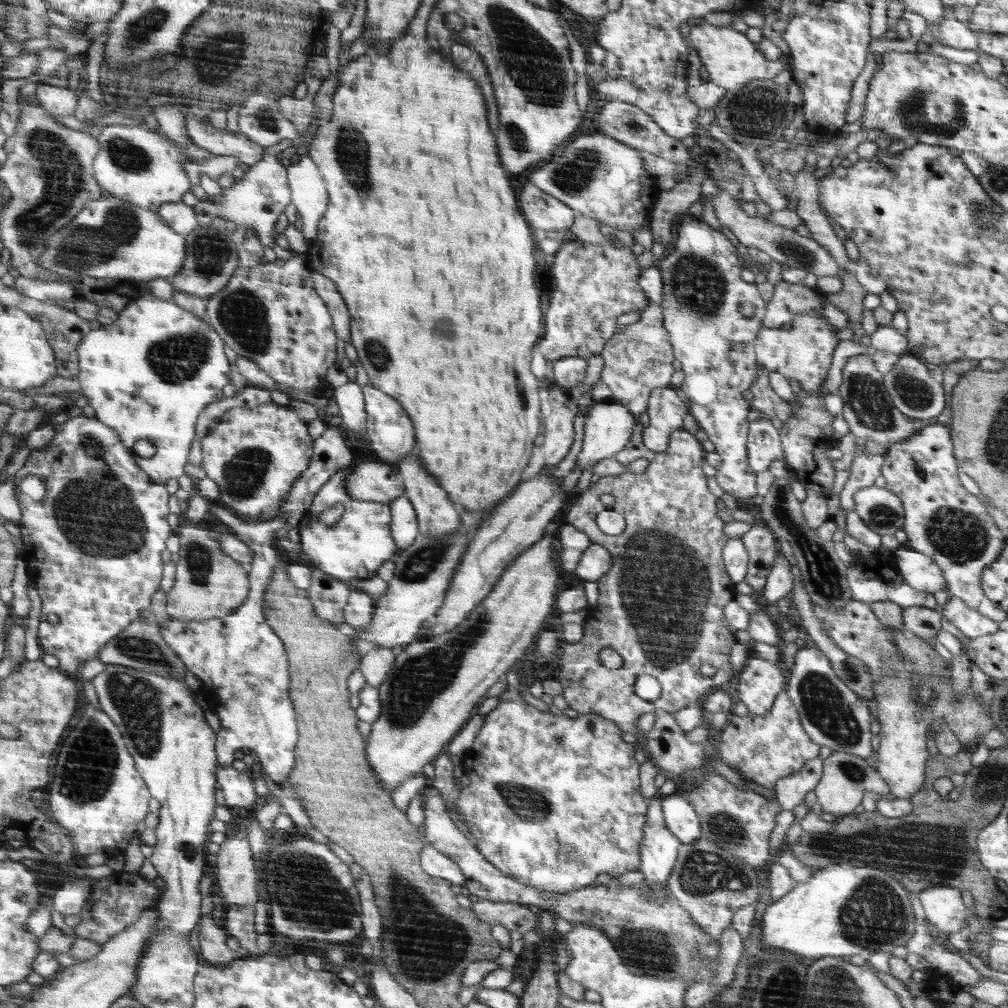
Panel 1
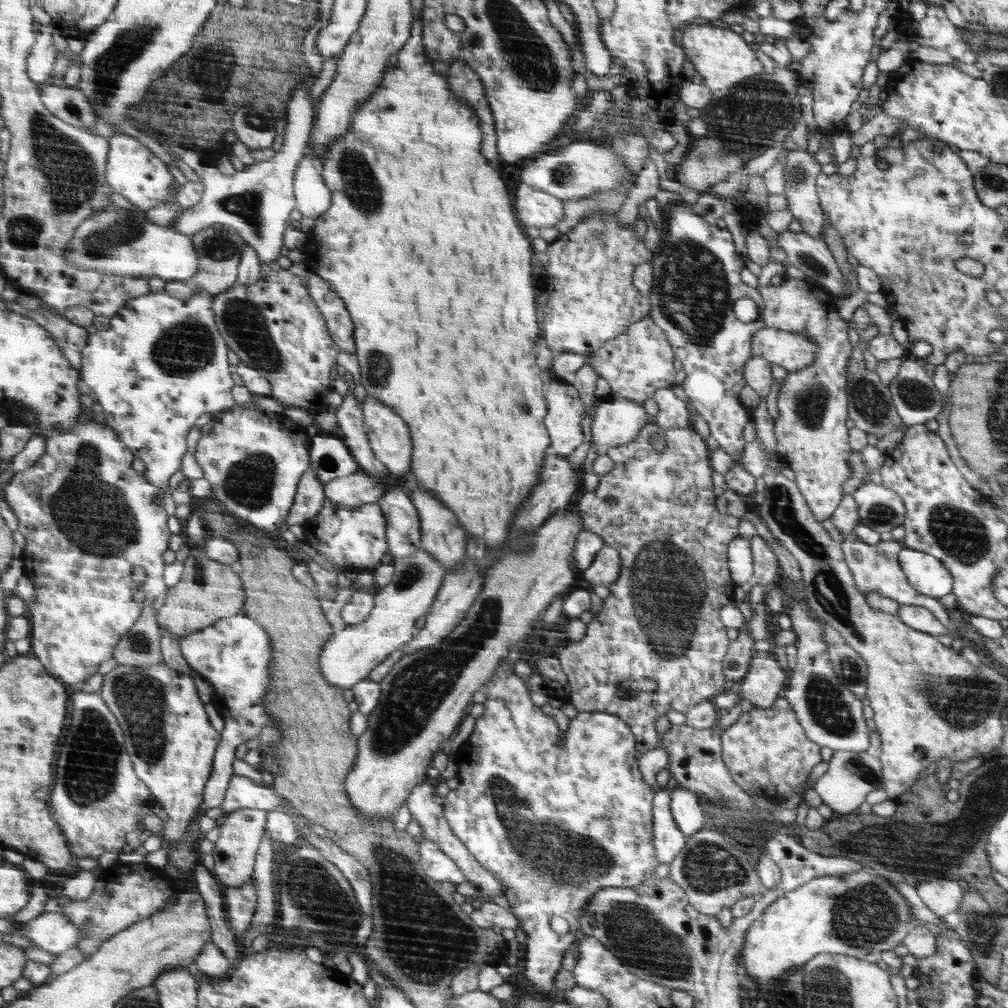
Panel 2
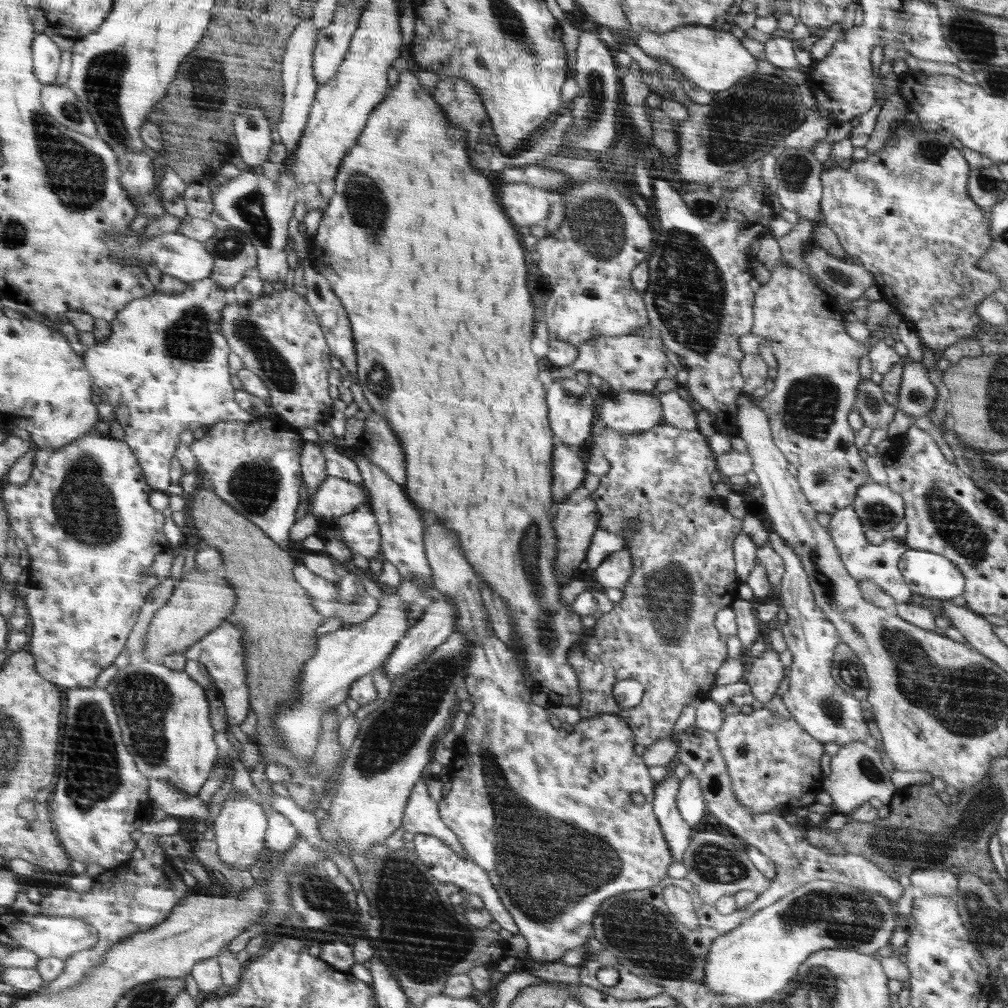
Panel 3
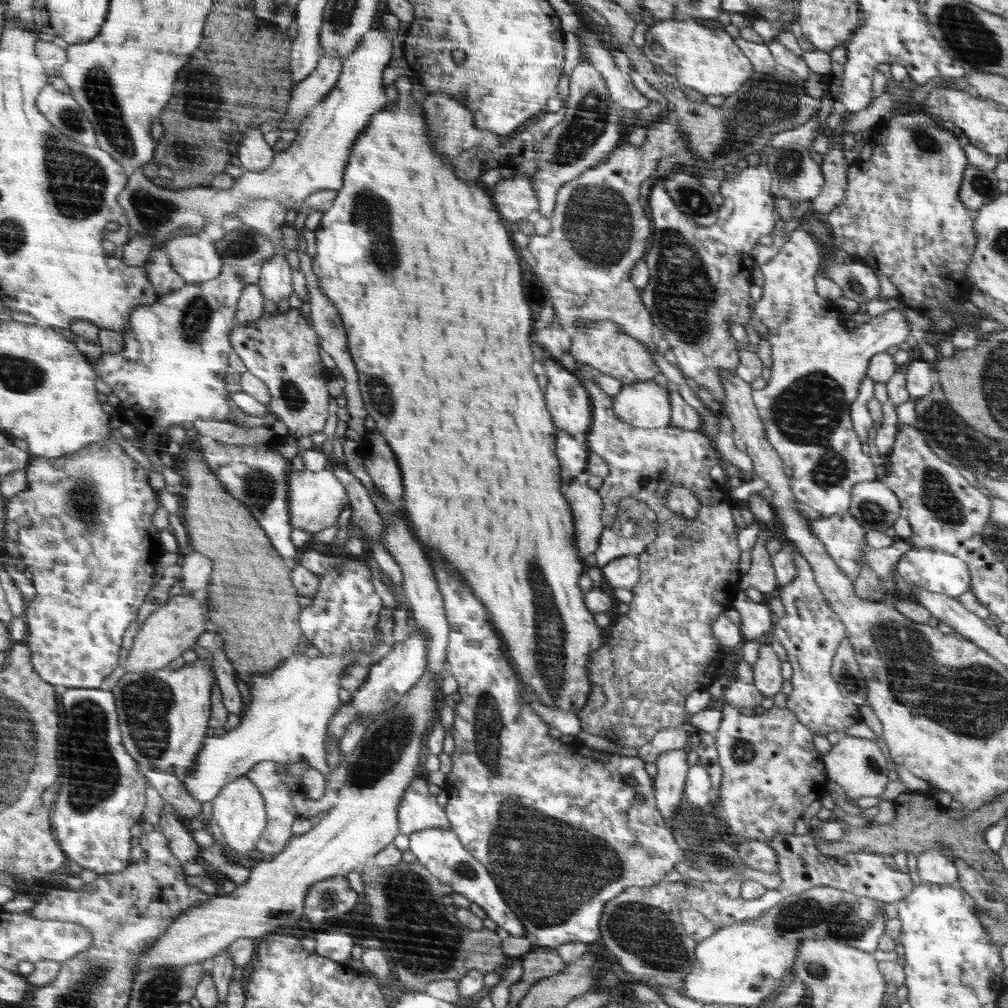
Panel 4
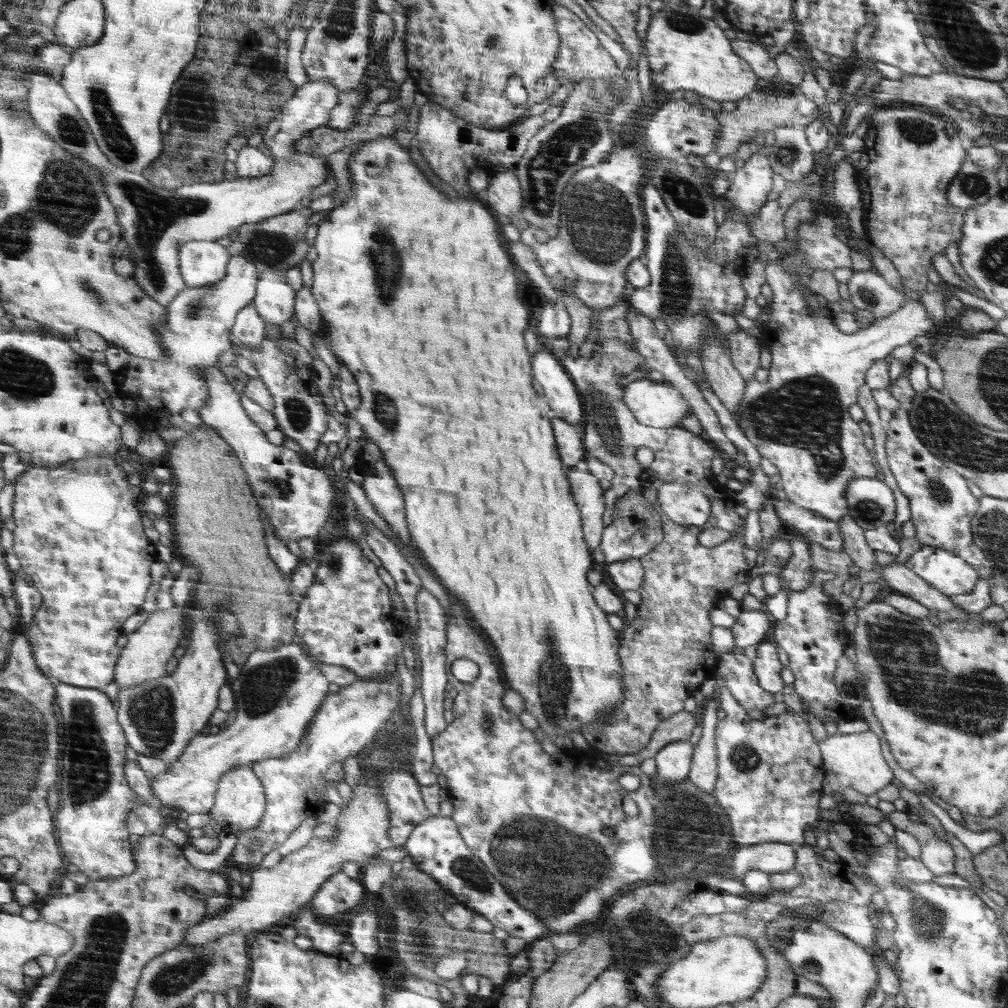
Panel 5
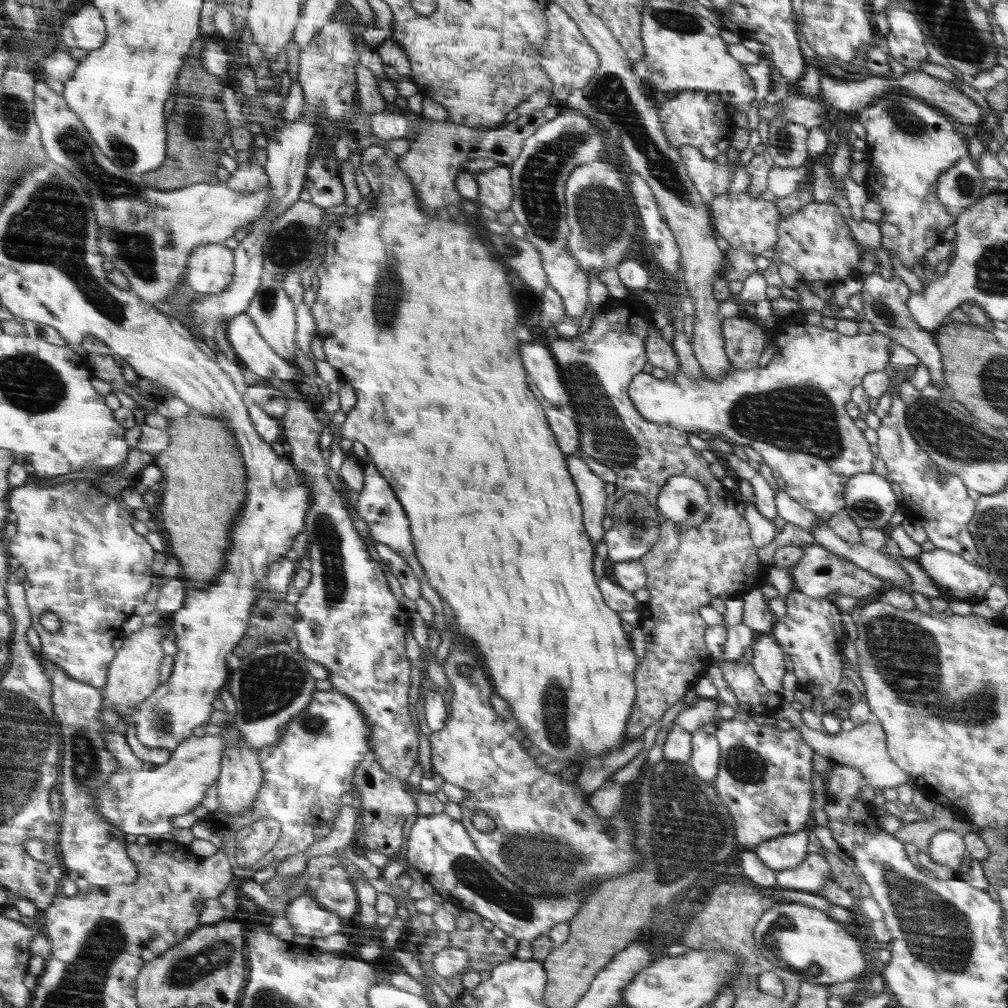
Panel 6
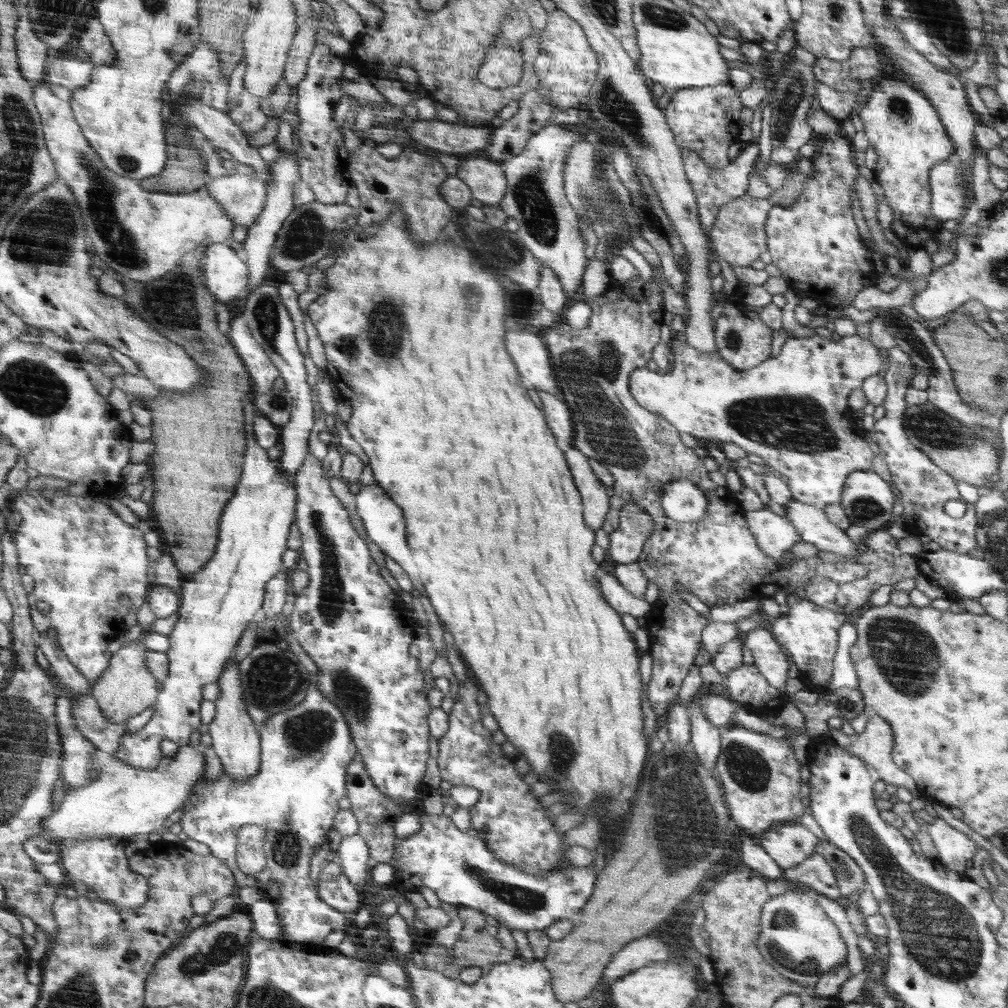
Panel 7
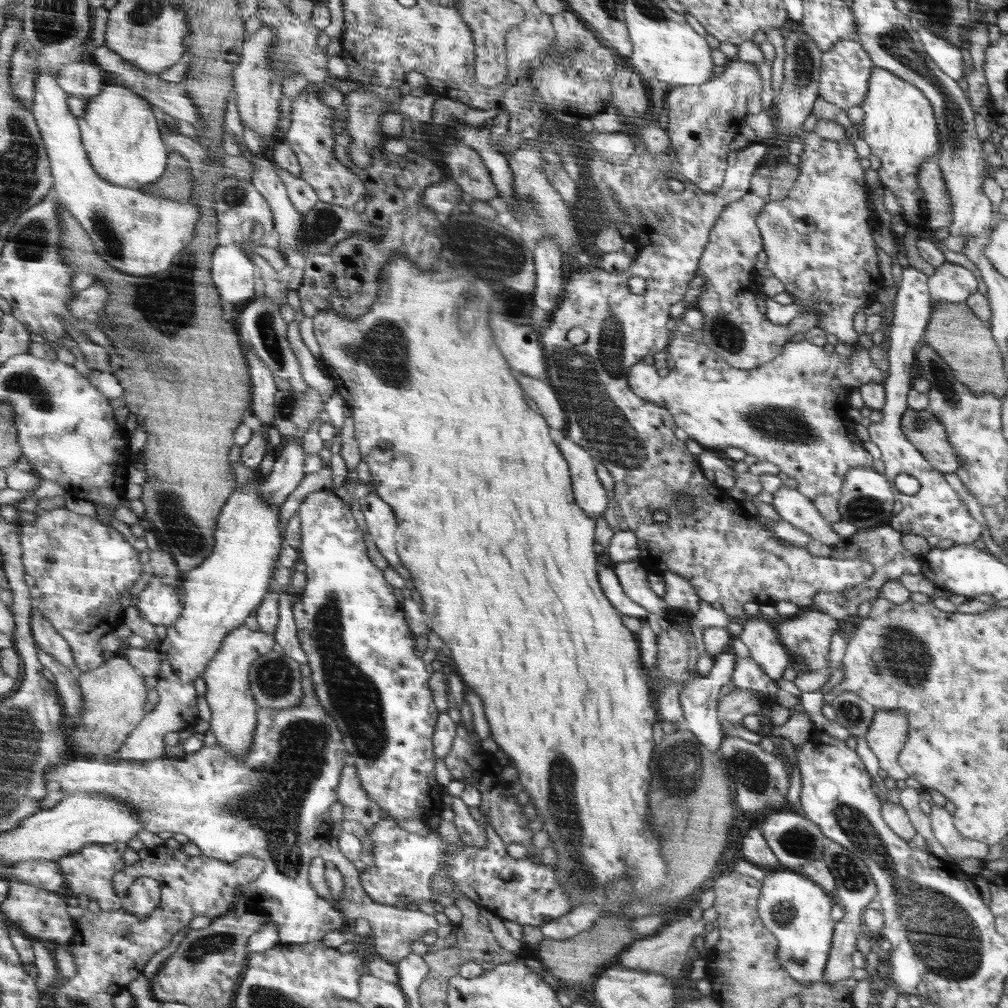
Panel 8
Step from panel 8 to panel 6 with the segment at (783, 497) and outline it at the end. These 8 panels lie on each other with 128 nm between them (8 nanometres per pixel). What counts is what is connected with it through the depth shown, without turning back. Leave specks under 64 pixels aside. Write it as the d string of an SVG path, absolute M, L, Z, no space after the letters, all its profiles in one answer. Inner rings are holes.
M820 524L812 530L815 544L823 546L835 555L847 558L860 568L874 573L885 580L887 588L912 592L911 578L898 561L890 560L880 550L874 550L865 544L849 543L834 534L828 524Z

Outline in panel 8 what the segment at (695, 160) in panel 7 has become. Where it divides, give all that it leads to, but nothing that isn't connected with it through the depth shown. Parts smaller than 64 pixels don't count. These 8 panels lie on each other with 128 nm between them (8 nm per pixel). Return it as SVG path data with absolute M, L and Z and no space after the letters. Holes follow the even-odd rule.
M751 142L747 147L728 153L727 170L726 176L723 178L723 186L721 186L721 188L719 188L716 192L704 192L699 188L699 186L696 186L695 183L686 179L685 176L680 172L681 164L679 162L678 155L675 153L673 147L670 147L667 156L671 158L671 176L673 176L674 180L679 180L682 182L682 186L684 186L684 191L682 193L676 193L670 189L668 186L668 180L665 177L665 174L659 171L659 168L657 167L657 160L653 154L634 152L630 157L628 157L628 160L624 164L619 165L608 161L604 157L599 157L598 155L595 157L590 156L586 163L588 165L587 170L590 176L590 182L592 182L593 186L595 186L599 191L600 202L598 202L598 206L596 207L597 220L590 218L590 220L586 221L586 223L579 223L578 229L582 233L594 237L595 234L606 227L605 224L609 224L609 220L611 220L611 218L613 218L615 222L622 224L622 226L624 226L624 224L628 224L628 226L632 228L632 232L630 232L630 236L628 236L626 239L635 244L635 247L638 250L638 258L636 258L636 260L634 260L625 271L620 271L617 273L611 273L601 269L599 270L598 268L570 271L568 284L564 286L564 300L560 303L560 308L551 314L549 320L544 324L544 327L540 333L540 341L541 345L543 346L548 380L552 380L552 388L558 391L560 404L562 405L564 414L566 414L566 418L568 418L568 438L572 438L573 441L576 441L576 444L584 446L584 450L586 450L586 452L588 452L588 454L594 458L597 464L602 464L608 470L608 472L610 472L612 479L615 481L614 498L612 498L611 504L607 506L607 510L603 514L603 517L605 518L609 528L614 533L630 530L636 534L639 542L639 550L642 552L642 554L637 556L636 560L638 560L649 573L663 575L664 572L675 572L676 574L679 574L682 576L682 578L686 578L686 580L690 582L692 587L694 587L697 596L701 600L719 606L728 616L732 617L744 617L744 604L748 602L756 602L756 604L762 606L763 604L776 605L780 601L787 601L797 604L798 607L810 606L812 605L812 599L816 598L816 595L820 594L820 591L828 591L828 593L836 593L836 591L838 591L838 593L845 592L848 589L859 586L862 582L866 581L867 578L870 578L874 572L874 567L872 567L872 565L862 557L856 559L844 558L844 560L842 560L833 558L831 556L813 555L805 547L799 546L794 546L794 552L792 552L790 545L788 545L788 548L786 548L784 544L776 542L776 537L770 536L770 532L768 532L768 530L760 530L760 522L758 522L756 514L748 513L748 506L744 506L745 501L737 498L736 495L732 494L732 492L729 490L720 489L716 482L712 481L712 478L708 478L708 474L704 474L704 466L700 466L700 458L697 458L696 454L692 454L692 450L688 450L688 442L682 441L680 438L676 437L676 428L678 427L677 422L676 419L673 418L673 416L668 412L668 409L658 406L656 403L648 402L646 399L640 398L639 395L631 390L631 385L627 381L628 376L630 376L631 368L637 362L642 361L644 356L648 356L648 354L654 355L666 348L668 338L670 338L670 332L668 332L668 328L666 328L668 318L670 318L670 316L668 316L670 307L673 304L676 304L676 302L680 302L680 300L684 298L684 292L688 290L688 282L690 282L694 276L698 276L696 274L696 270L698 270L698 268L696 268L696 266L698 266L698 258L700 258L700 254L702 254L702 248L706 248L710 229L714 226L714 224L716 224L716 221L719 220L719 216L722 214L727 205L739 201L746 193L749 192L752 174L754 174L754 170L758 168L758 162L762 160L762 156L764 156L764 154L766 154L766 144L756 142ZM631 276L641 276L644 278L644 280L646 280L646 296L637 296L630 291L628 287L628 280L630 280ZM576 326L583 328L586 331L586 334L588 334L588 337L583 344L571 344L568 339L566 339L566 334L568 334L572 328L576 328ZM678 493L682 493L682 495L690 497L690 501L694 501L694 514L692 514L692 516L684 516L684 514L680 514L680 512L678 512L679 508L677 507L676 500L674 500L674 497L676 497ZM662 509L663 512L665 512L665 514L668 516L668 521L658 523L654 521L653 515L655 512L657 512L657 510L661 510L662 512Z

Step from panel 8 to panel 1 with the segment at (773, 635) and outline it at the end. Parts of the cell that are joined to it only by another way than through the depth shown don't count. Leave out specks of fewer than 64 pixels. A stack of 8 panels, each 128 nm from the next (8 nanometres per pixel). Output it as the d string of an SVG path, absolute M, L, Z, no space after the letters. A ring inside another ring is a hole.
M758 657L748 659L744 670L737 675L734 688L738 700L746 704L750 713L763 715L773 707L777 694L784 692L782 688L787 683L787 673L776 663Z

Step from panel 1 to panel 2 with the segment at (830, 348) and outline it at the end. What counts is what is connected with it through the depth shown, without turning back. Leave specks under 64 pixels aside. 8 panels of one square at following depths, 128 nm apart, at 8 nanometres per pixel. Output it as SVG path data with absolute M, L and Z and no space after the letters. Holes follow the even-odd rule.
M764 327L754 334L751 351L769 363L784 367L788 373L811 365L819 352L811 338L772 327Z

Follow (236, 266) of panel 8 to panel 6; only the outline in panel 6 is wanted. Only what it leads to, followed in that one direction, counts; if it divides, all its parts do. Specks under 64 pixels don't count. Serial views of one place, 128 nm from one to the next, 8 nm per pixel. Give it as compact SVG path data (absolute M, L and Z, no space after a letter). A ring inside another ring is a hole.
M205 244L192 254L188 267L189 286L198 294L226 292L235 281L235 250L223 244Z

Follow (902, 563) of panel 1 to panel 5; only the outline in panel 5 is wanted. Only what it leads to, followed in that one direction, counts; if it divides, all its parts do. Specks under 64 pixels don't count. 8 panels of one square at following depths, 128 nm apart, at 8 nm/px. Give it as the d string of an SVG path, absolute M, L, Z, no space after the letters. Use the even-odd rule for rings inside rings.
M929 546L914 552L905 565L948 597L971 593L980 578L978 570L959 555Z

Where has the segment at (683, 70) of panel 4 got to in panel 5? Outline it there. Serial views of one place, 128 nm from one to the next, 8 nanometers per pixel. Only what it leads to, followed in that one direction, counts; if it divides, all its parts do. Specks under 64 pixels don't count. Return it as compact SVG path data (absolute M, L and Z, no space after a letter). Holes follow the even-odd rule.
M662 8L651 18L646 32L646 53L651 68L653 88L662 90L668 95L675 90L694 90L699 95L712 98L718 102L738 101L755 89L759 76L751 69L747 59L740 58L730 46L730 40L724 36L722 29L714 24L713 20L706 20L700 14L690 14L680 10Z

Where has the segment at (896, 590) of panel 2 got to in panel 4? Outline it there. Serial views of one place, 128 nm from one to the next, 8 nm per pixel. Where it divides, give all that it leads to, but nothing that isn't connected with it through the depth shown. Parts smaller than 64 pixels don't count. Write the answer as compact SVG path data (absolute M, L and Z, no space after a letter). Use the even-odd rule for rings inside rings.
M850 512L837 513L828 517L822 517L820 520L808 520L808 525L812 528L812 535L819 539L820 542L826 546L827 553L831 555L836 563L838 563L840 570L848 575L851 582L855 583L858 573L861 571L862 565L868 565L873 571L877 572L879 577L886 582L886 587L895 587L896 580L892 581L892 568L902 558L905 552L908 552L914 546L909 540L893 541L893 543L886 548L870 548L865 541L864 528L850 515Z

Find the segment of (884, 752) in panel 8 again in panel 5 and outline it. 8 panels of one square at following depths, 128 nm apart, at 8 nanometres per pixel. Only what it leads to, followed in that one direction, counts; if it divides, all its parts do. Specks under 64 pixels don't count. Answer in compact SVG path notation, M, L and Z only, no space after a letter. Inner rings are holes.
M872 731L861 734L837 733L819 742L828 772L834 772L842 783L867 796L880 794L880 790L888 790L888 786L896 782L896 766L892 766L892 762L888 762L888 754L884 754L884 746L888 744L884 738L880 738L880 734Z

